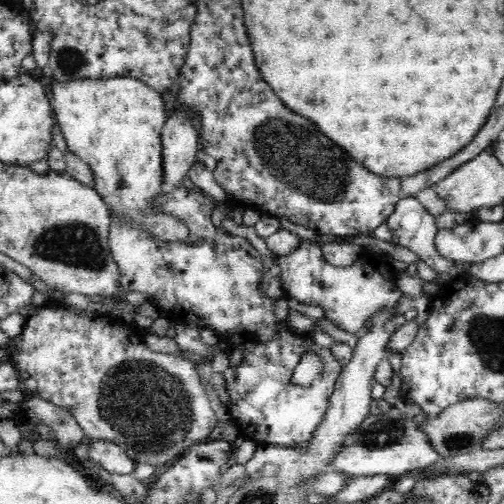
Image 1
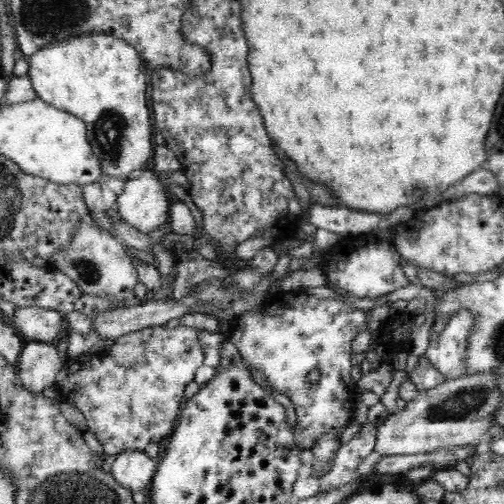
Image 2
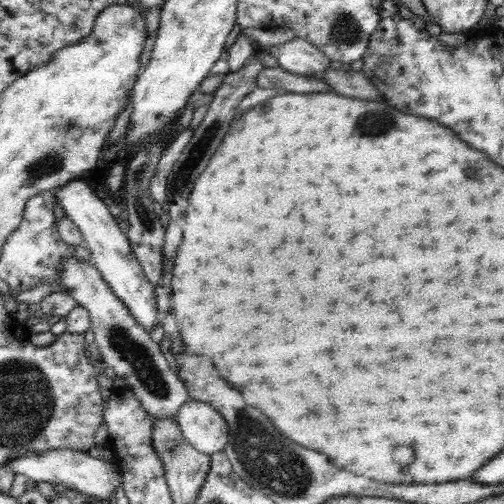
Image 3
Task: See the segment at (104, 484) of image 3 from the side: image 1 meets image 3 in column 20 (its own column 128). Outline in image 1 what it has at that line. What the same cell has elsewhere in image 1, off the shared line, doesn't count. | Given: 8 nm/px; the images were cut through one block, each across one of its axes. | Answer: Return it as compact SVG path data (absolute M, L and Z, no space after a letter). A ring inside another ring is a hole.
M92 440L88 444L88 458L110 474L132 474L136 462L130 460L128 452L118 448L118 444L110 444L104 440Z

